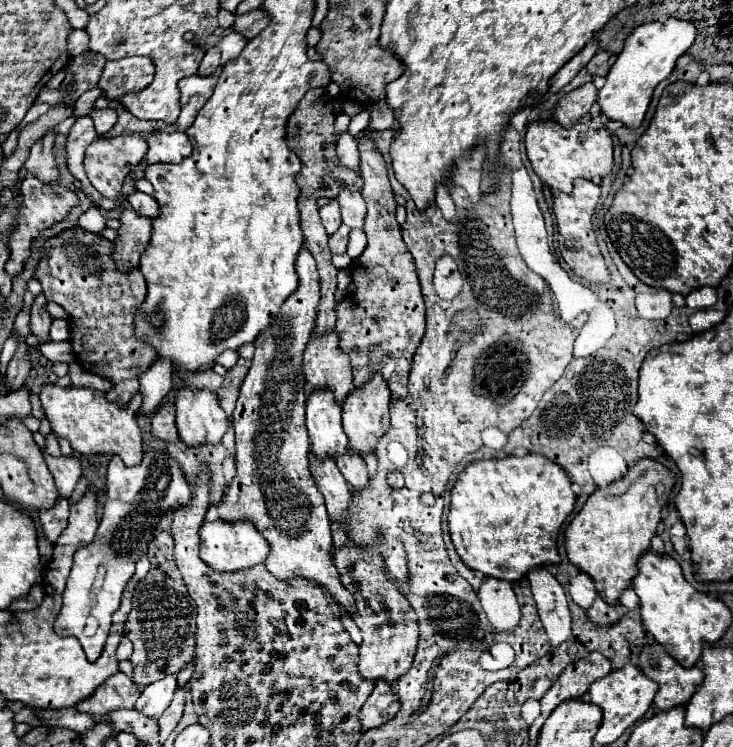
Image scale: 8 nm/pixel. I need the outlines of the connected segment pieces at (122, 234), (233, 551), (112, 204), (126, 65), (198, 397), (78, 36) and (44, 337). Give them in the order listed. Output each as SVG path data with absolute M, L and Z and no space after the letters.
M133 209L123 211L119 221L121 221L121 227L117 229L119 235L115 239L113 259L115 259L117 265L121 265L119 269L123 271L125 267L131 269L133 265L135 267L139 265L139 257L151 241L153 225L151 225L149 217L141 217Z
M221 519L203 521L199 537L201 537L201 559L217 573L253 567L257 563L263 563L265 557L269 555L269 543L263 539L263 535L257 529L253 529L249 521L239 521L239 523L227 523Z
M89 115L81 117L75 121L75 125L71 127L69 135L67 135L67 165L69 165L69 171L75 179L81 181L81 189L99 205L99 209L117 209L123 199L129 195L129 193L121 193L119 199L105 199L101 195L97 195L95 187L89 183L87 175L84 170L84 157L85 151L93 141L101 139L97 133L95 133L95 127L93 127L93 119Z
M129 57L107 61L99 87L109 101L119 101L127 93L139 93L155 75L155 65L149 57Z
M179 389L175 399L177 431L187 447L217 445L227 431L227 415L211 391Z
M75 29L67 39L67 49L73 57L89 51L89 35L83 29Z
M41 295L35 297L35 303L31 307L31 321L29 321L29 329L33 335L37 335L39 339L39 345L49 341L49 327L51 327L51 315L45 311L45 305L47 305L47 299Z

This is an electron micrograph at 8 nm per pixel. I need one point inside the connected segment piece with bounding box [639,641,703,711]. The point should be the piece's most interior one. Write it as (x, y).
(676, 684)

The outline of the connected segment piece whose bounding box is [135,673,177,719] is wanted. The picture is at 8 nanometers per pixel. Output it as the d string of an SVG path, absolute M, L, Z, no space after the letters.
M177 673L161 679L161 681L155 681L155 683L147 685L143 689L141 697L137 699L135 709L139 713L145 713L147 717L157 719L169 707L175 689L177 689Z

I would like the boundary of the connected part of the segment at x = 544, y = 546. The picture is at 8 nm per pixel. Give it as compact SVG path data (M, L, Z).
M527 453L523 457L493 457L481 459L471 463L463 473L459 473L453 489L451 489L451 511L449 511L449 531L451 541L463 559L463 563L483 573L485 577L505 579L505 581L519 581L537 565L559 563L557 553L557 535L567 519L567 515L575 507L575 493L571 489L571 481L567 473L545 459L543 455Z

